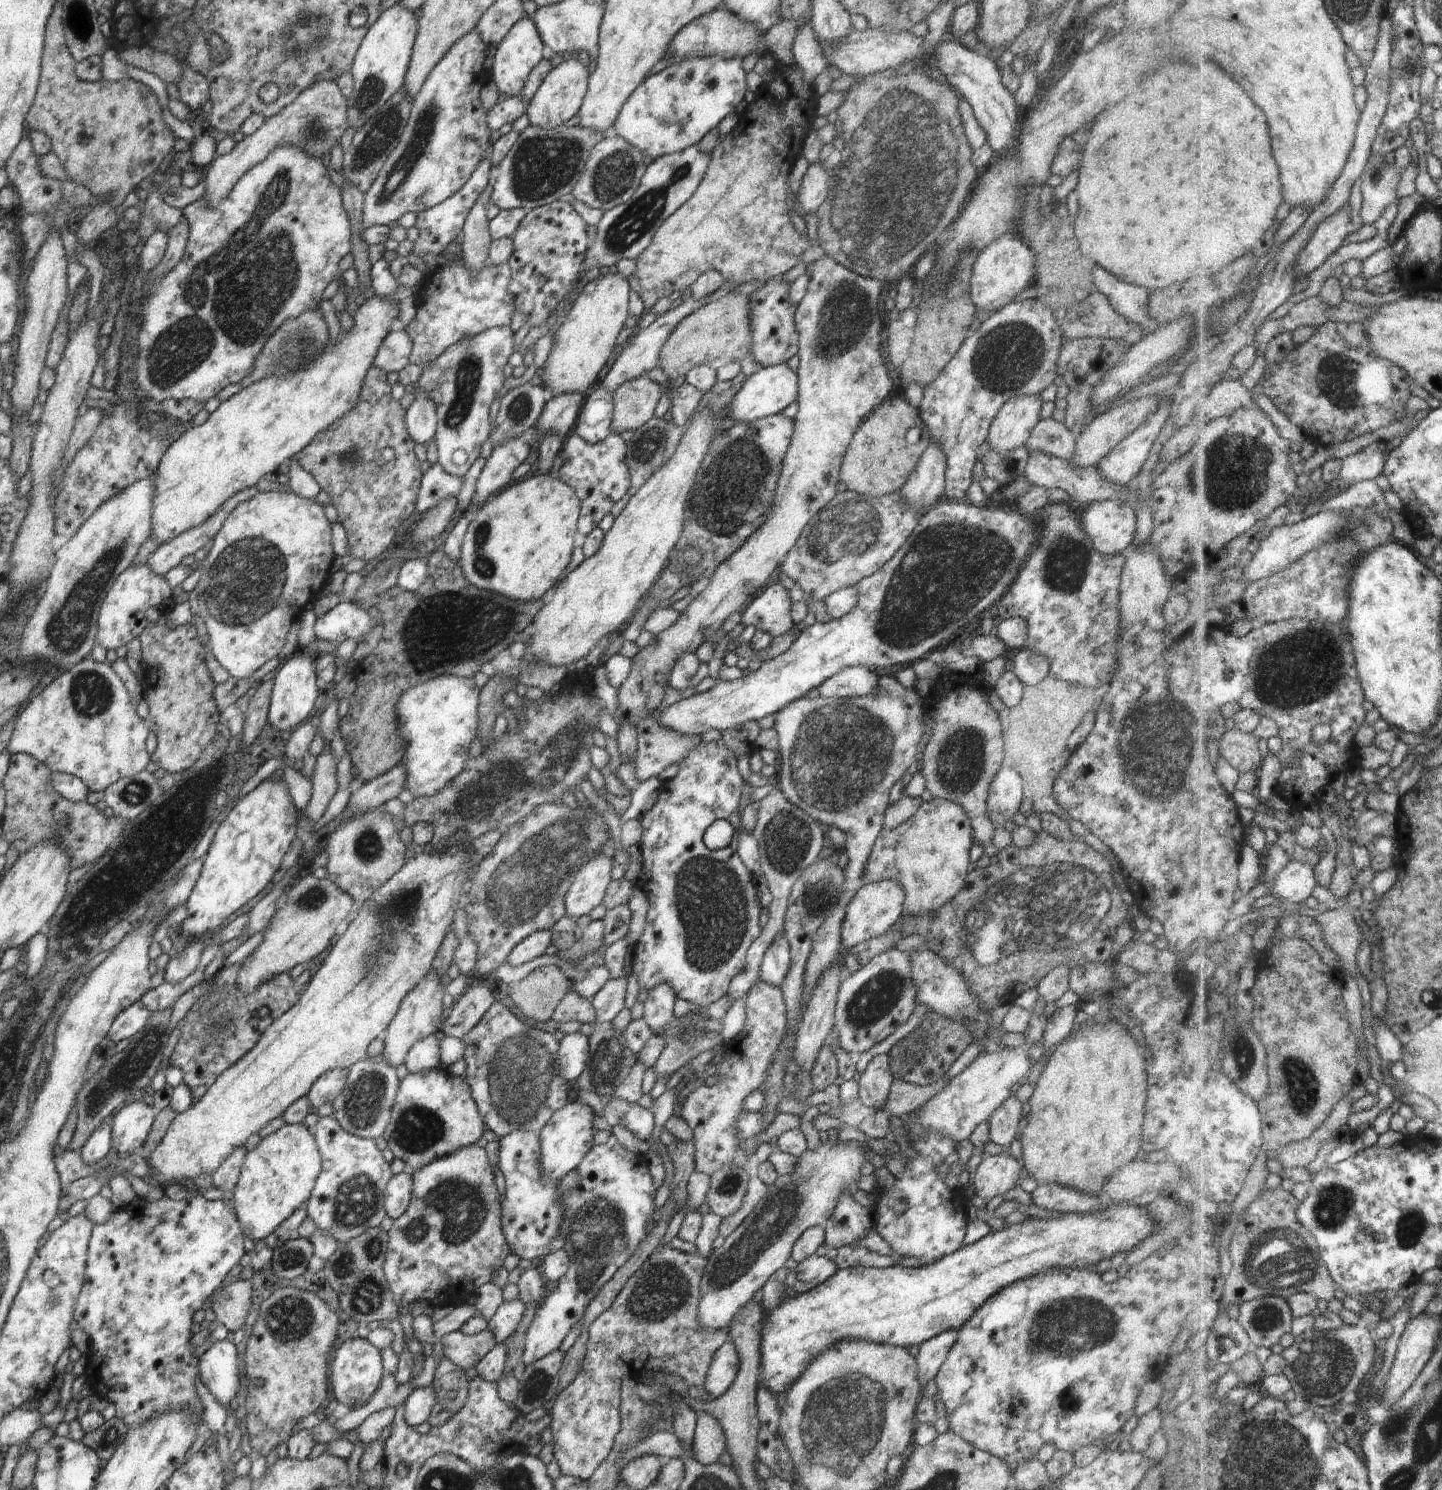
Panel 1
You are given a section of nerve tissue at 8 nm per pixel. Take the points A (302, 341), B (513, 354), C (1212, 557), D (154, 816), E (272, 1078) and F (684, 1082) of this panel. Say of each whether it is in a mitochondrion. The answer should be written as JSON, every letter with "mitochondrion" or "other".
{"A":"mitochondrion","B":"other","C":"other","D":"mitochondrion","E":"other","F":"other"}

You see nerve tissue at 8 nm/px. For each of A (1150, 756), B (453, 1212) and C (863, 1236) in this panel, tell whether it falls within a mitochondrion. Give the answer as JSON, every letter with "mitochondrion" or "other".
{"A":"mitochondrion","B":"mitochondrion","C":"other"}

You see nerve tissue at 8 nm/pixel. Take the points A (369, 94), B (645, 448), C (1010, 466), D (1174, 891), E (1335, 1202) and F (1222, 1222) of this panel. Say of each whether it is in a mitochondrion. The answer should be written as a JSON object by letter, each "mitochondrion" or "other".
{"A":"mitochondrion","B":"mitochondrion","C":"mitochondrion","D":"other","E":"mitochondrion","F":"other"}

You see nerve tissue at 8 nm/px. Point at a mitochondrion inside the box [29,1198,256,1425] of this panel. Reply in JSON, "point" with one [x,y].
{"point":[49,1303]}

